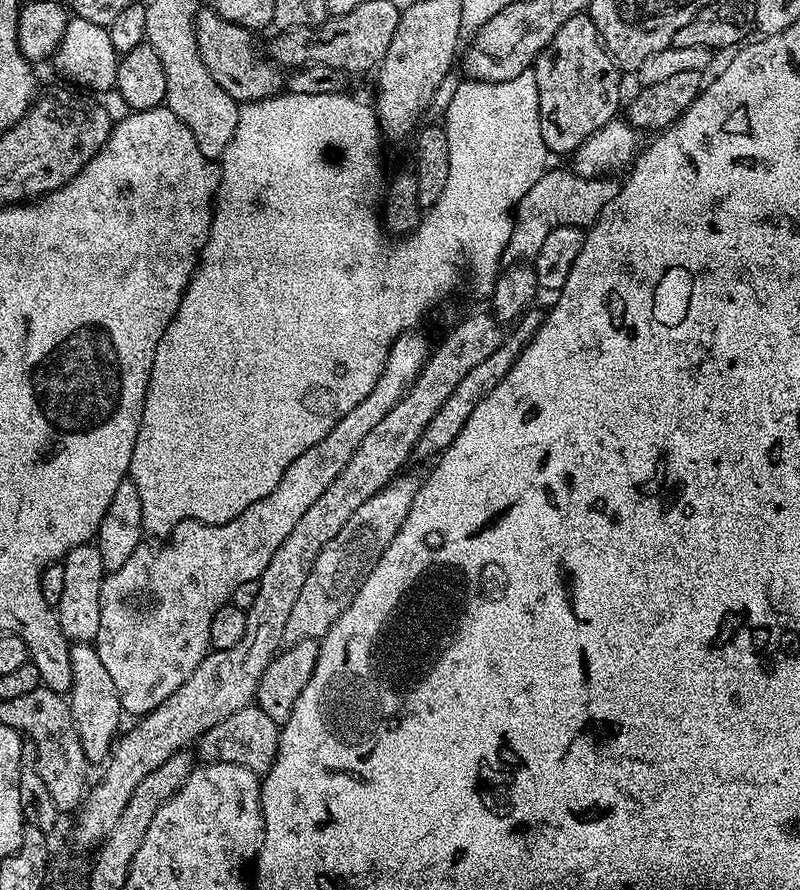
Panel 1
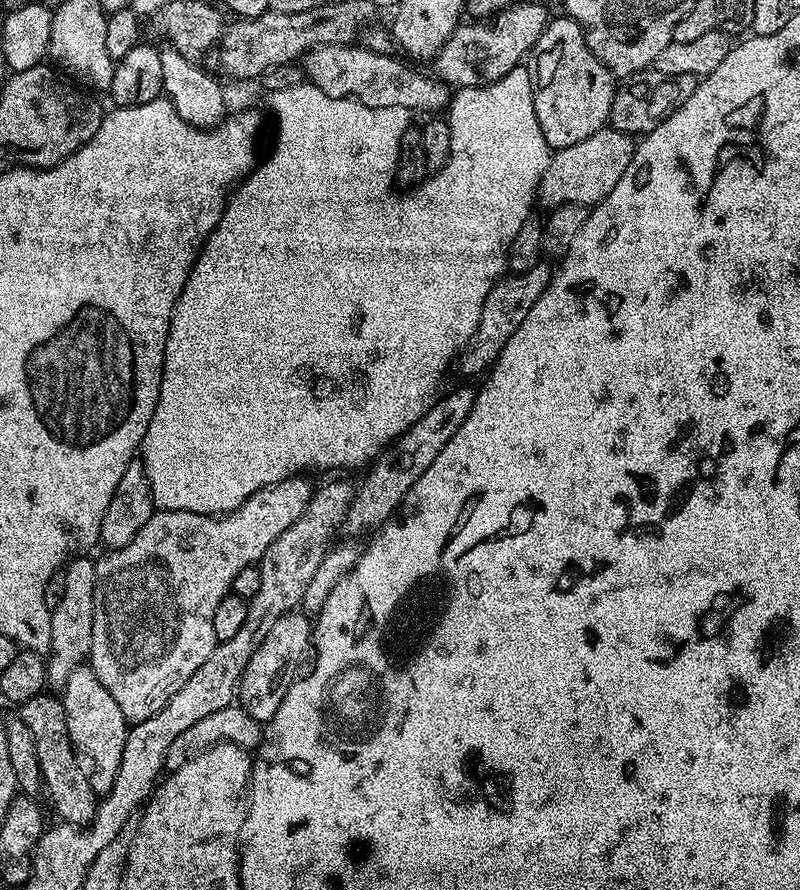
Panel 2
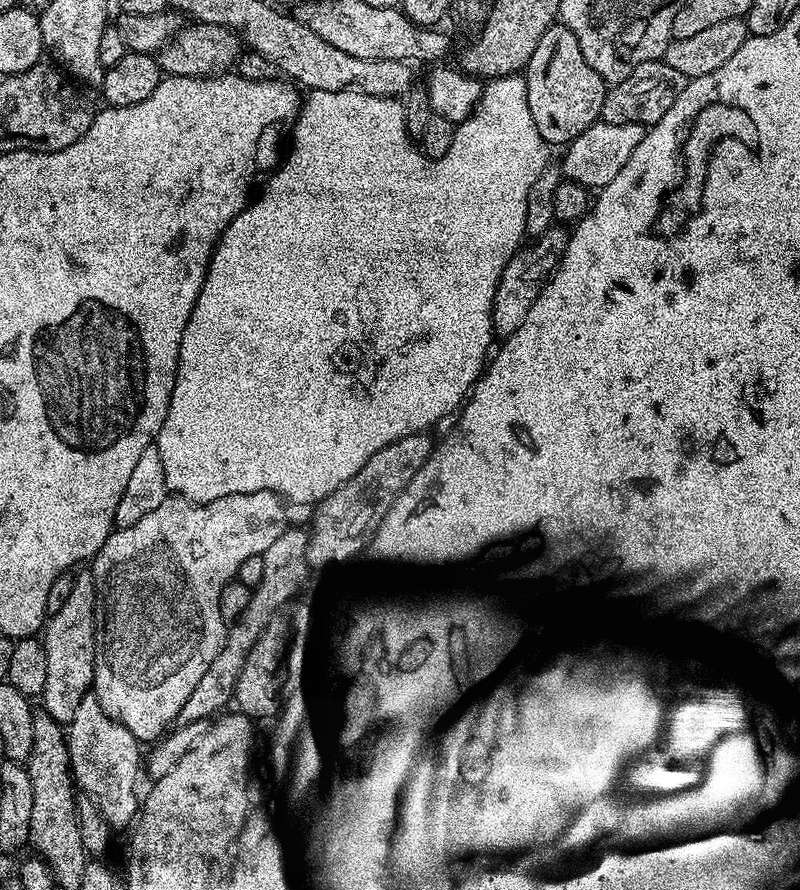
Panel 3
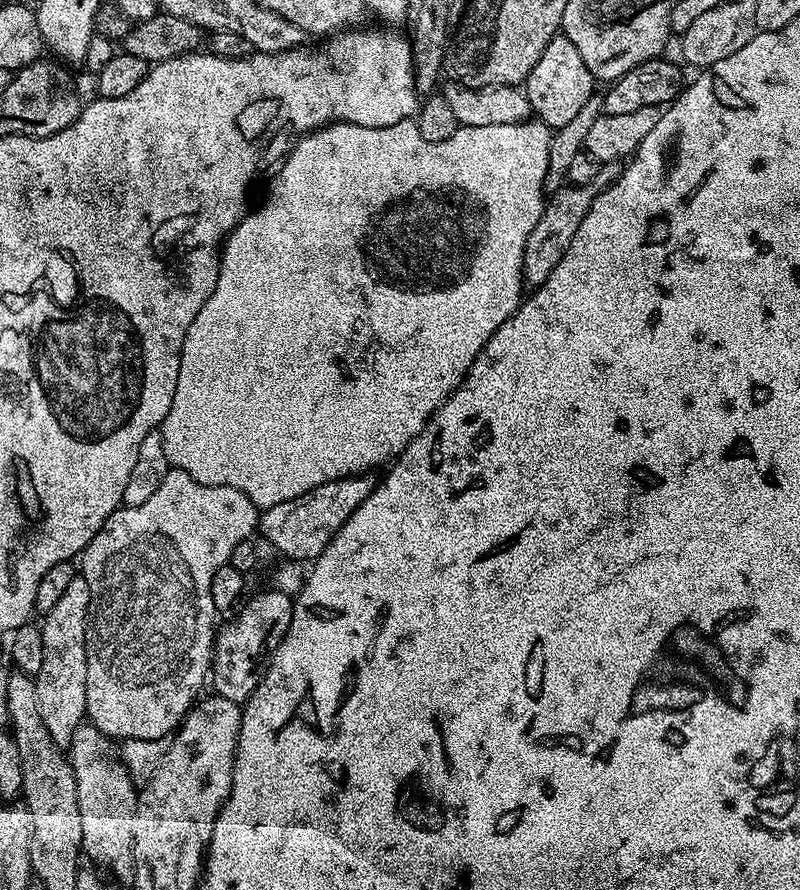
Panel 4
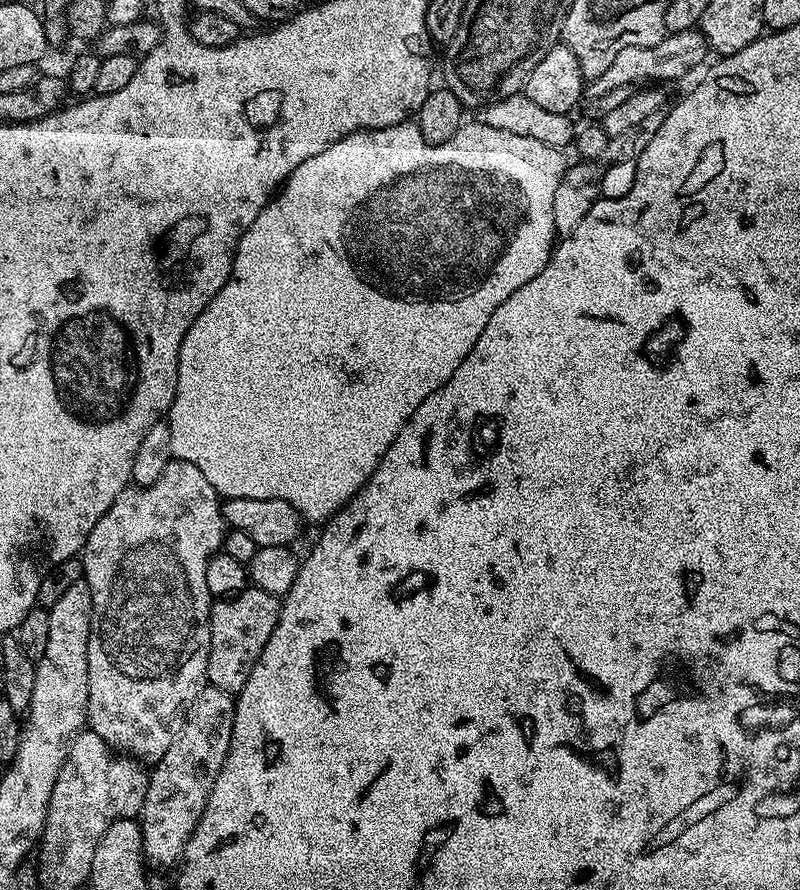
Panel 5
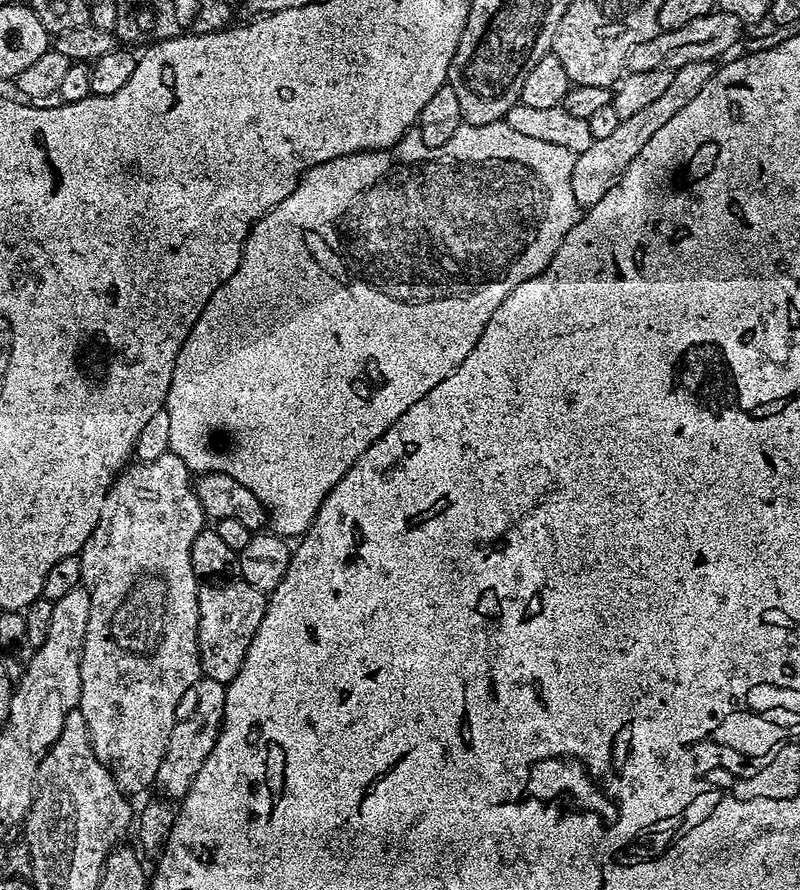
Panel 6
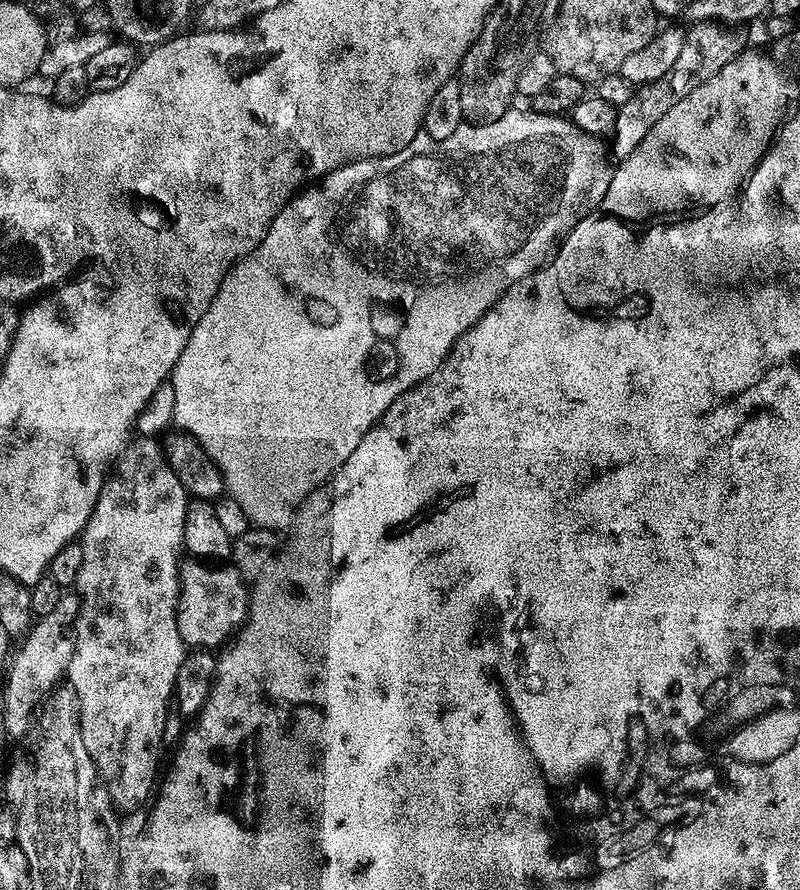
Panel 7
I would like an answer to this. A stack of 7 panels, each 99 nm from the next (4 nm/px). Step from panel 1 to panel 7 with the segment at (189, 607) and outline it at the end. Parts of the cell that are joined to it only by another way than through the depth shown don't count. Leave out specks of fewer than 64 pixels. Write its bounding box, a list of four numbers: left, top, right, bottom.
[66,438,190,814]

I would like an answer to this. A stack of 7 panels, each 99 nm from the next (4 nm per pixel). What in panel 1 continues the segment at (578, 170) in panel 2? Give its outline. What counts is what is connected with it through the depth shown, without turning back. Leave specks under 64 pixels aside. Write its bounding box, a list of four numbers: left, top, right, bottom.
[506,167,621,261]

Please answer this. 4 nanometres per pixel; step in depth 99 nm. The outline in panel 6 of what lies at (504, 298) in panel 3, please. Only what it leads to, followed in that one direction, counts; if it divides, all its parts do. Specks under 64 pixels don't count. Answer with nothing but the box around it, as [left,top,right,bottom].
[570,60,714,206]

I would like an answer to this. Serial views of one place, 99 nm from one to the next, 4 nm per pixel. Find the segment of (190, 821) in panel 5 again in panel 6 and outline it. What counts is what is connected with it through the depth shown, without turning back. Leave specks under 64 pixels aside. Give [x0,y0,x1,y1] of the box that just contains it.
[155,676,226,802]

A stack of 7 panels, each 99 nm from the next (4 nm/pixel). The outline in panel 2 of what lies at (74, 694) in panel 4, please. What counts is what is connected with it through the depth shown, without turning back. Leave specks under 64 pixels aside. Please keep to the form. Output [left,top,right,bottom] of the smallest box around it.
[47,558,96,689]

